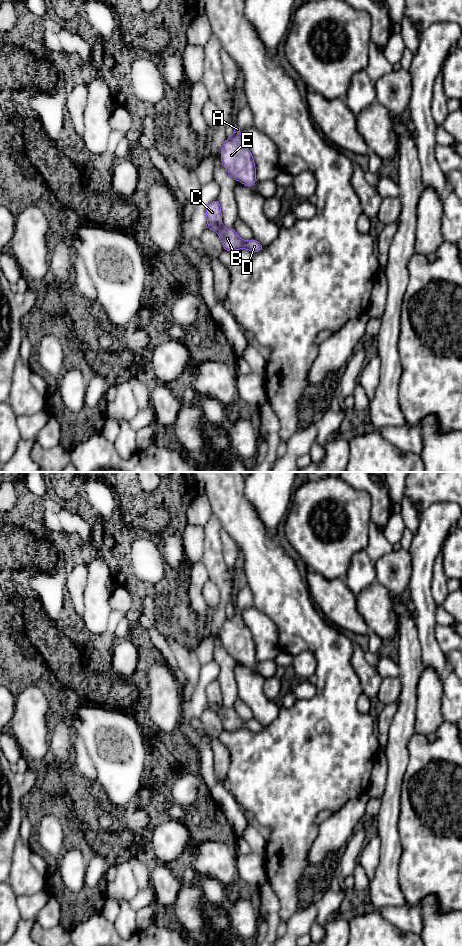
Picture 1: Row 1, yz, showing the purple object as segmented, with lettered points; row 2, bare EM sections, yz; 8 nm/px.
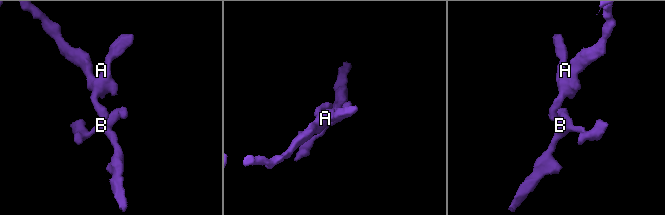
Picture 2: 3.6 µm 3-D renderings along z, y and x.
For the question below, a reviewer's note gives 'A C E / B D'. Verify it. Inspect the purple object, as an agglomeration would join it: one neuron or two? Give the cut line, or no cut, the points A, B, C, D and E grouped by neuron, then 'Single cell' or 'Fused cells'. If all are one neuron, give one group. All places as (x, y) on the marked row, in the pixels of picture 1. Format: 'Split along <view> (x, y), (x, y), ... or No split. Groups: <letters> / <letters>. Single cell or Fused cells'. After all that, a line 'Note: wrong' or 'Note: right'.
Split along yz (221, 227), (217, 231). Groups: A C E / B D. Fused cells
Note: right

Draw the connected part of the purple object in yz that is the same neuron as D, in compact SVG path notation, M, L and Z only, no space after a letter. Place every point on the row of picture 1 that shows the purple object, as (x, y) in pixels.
M221 228L218 231L218 235L221 239L224 251L235 251L238 249L248 249L252 252L260 252L265 249L254 238L249 241L244 241L239 238L234 228Z

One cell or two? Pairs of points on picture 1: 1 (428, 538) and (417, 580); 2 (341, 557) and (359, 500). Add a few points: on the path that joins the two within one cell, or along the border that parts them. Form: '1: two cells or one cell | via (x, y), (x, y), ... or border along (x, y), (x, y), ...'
1: one cell | via (425, 548), (421, 570)
2: one cell | via (341, 543), (349, 534), (351, 514)

